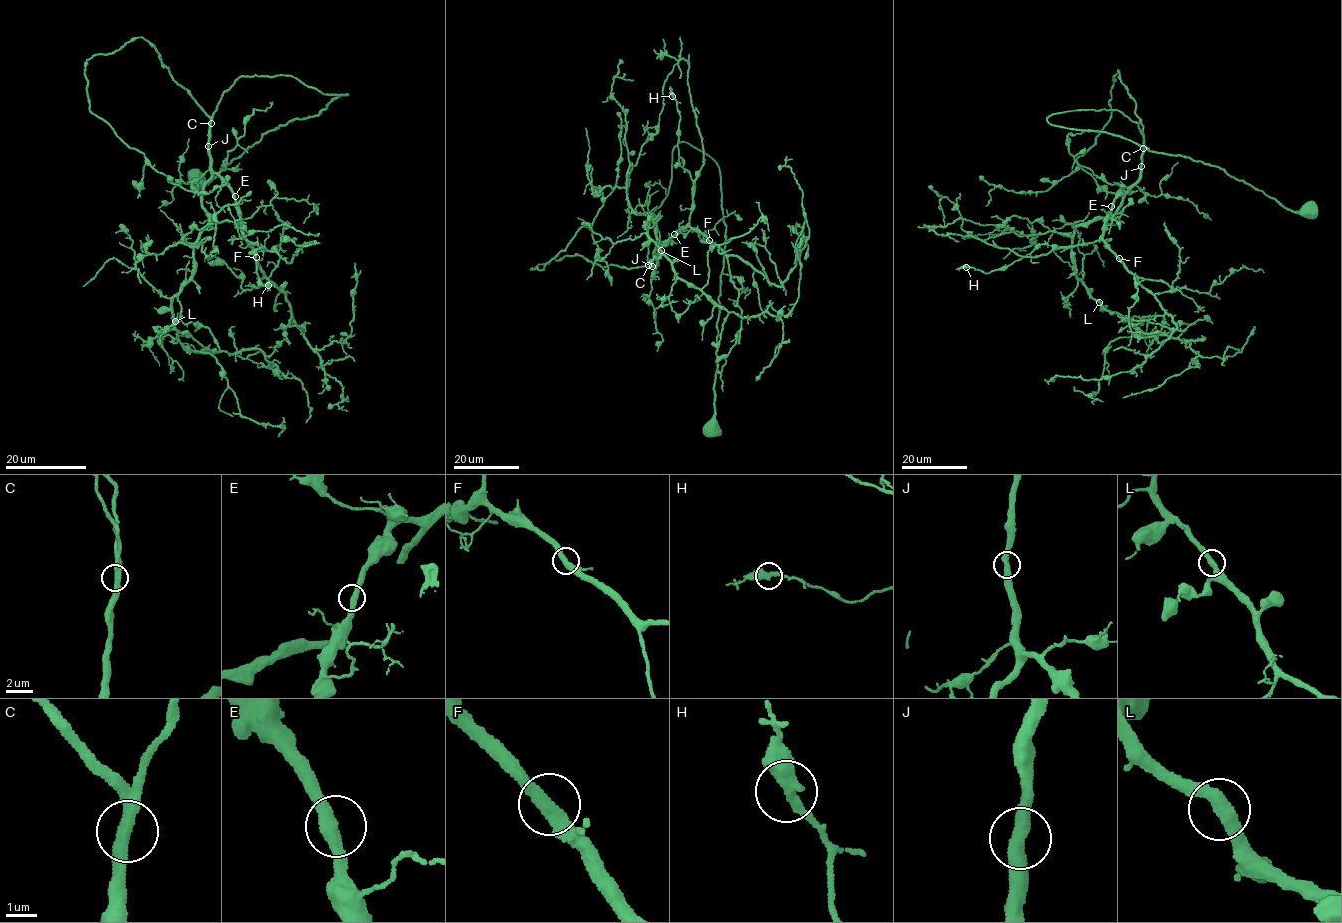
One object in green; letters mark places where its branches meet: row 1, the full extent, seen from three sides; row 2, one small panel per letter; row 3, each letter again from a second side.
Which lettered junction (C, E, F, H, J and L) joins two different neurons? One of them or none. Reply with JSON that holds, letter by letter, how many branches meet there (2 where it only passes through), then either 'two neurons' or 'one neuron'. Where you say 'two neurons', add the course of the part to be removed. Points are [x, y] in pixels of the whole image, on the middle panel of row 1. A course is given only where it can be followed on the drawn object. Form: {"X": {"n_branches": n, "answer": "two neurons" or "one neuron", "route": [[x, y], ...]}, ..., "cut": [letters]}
{"C": {"n_branches": 2, "answer": "one neuron"}, "E": {"n_branches": 2, "answer": "one neuron"}, "F": {"n_branches": 2, "answer": "one neuron"}, "H": {"n_branches": 2, "answer": "one neuron"}, "J": {"n_branches": 2, "answer": "one neuron"}, "L": {"n_branches": 2, "answer": "one neuron"}, "cut": []}

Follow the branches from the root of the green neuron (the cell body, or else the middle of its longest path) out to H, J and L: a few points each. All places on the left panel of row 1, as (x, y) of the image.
H: (198, 179), (349, 94), (244, 75), (213, 114), (212, 169), (242, 234), (266, 248), (255, 271), (268, 285)
J: (198, 179), (209, 183), (265, 133), (349, 94), (324, 94), (288, 75), (241, 76), (222, 93), (208, 146)
L: (198, 179), (349, 94), (282, 74), (241, 76), (222, 93), (202, 197), (210, 222), (172, 300), (175, 321)

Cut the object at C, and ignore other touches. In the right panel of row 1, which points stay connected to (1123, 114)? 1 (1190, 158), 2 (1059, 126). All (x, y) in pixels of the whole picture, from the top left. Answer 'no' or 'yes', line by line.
1: yes
2: yes

